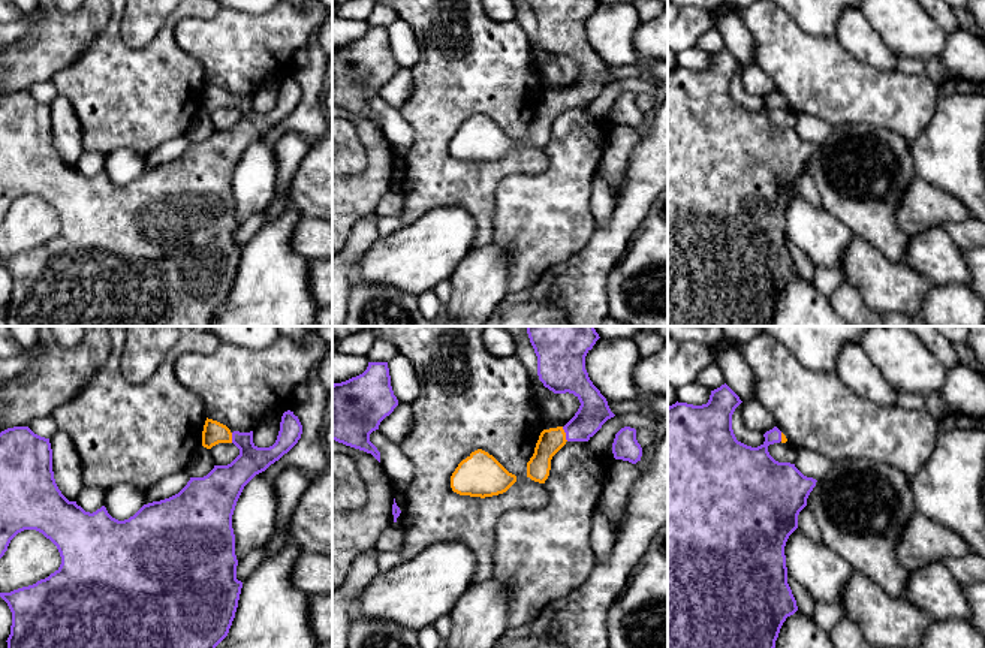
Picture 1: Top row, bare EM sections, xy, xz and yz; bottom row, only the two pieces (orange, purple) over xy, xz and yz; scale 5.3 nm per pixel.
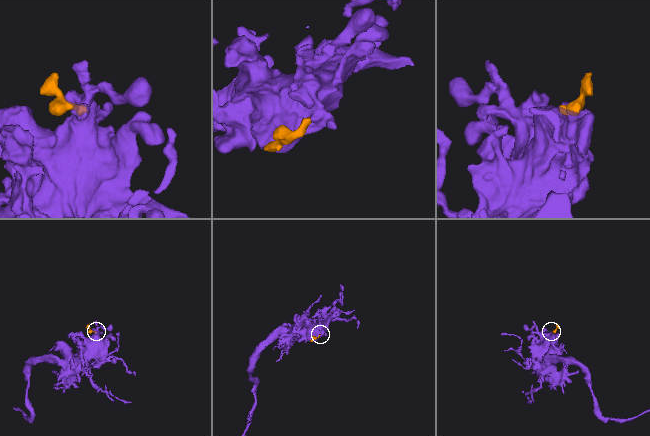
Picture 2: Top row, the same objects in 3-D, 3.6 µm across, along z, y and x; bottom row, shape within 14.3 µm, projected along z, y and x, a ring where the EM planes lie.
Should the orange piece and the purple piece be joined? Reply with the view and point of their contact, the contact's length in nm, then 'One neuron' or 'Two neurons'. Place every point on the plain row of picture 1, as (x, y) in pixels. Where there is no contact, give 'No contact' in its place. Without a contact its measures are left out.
Touches orange at xz (565, 99). Shared border 90 nm. One neuron

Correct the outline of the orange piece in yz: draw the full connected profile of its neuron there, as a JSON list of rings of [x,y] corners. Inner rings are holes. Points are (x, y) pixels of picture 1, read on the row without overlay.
[[[725,48],[711,55],[707,69],[693,70],[677,66],[668,72],[668,326],[771,326],[783,287],[798,275],[787,248],[784,211],[789,201],[798,193],[798,180],[807,171],[807,163],[817,145],[804,141],[795,129],[778,127],[769,120],[769,109],[787,106],[777,91],[763,99],[765,106],[757,112],[737,105],[732,79],[741,67],[739,61]]]

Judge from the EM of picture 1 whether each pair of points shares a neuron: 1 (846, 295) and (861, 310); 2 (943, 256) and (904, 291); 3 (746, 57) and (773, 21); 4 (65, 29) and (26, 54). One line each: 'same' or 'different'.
1: same
2: different
3: different
4: same

